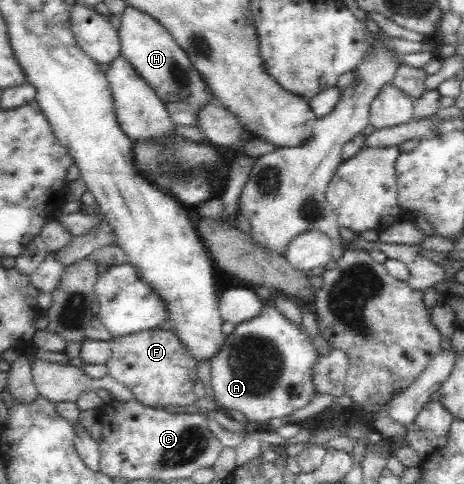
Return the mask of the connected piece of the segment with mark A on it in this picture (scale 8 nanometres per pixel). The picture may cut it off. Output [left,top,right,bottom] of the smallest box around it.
[212,300,320,426]

